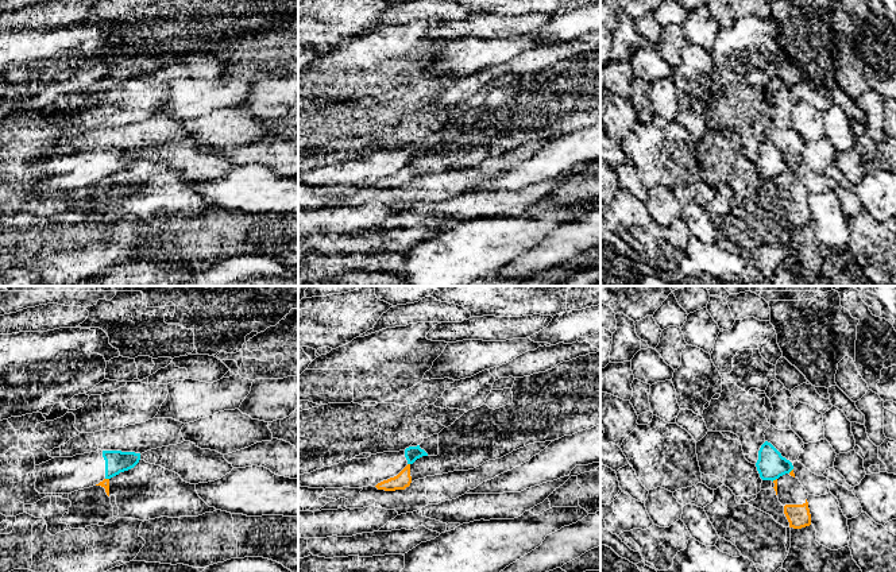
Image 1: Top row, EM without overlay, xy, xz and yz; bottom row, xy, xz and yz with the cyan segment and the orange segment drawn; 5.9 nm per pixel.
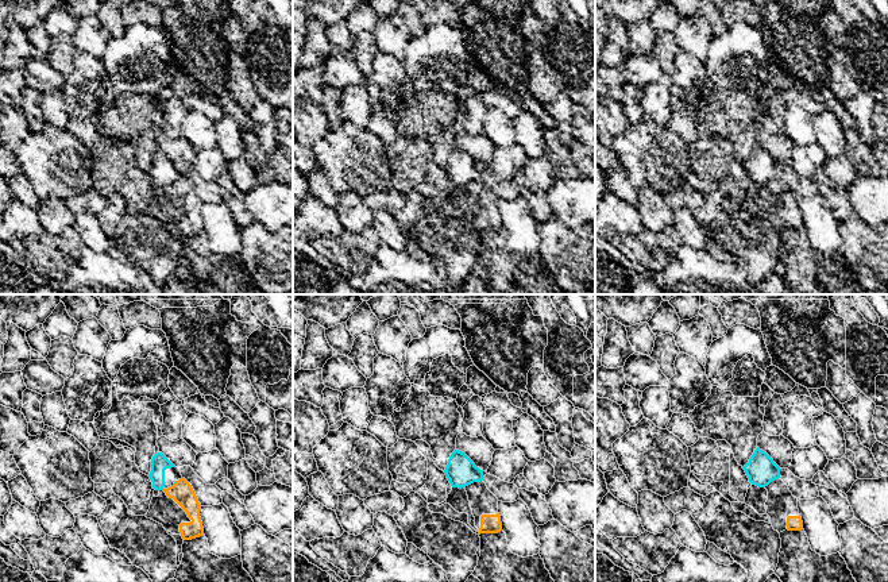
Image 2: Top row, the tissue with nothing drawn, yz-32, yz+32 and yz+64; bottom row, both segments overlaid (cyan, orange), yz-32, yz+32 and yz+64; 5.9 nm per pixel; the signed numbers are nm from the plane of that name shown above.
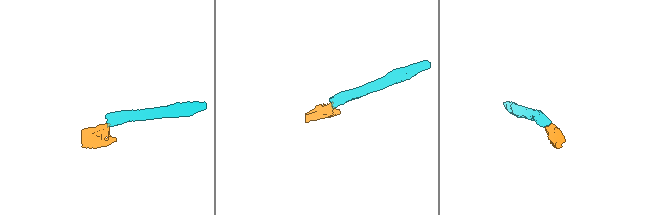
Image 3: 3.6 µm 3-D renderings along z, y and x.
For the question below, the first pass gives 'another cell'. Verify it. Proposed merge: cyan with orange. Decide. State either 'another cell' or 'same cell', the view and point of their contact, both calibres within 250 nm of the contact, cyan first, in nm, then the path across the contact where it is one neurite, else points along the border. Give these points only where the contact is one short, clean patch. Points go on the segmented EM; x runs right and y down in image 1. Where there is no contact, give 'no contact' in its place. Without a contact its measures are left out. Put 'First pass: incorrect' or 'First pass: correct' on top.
First pass: correct
another cell | yz (790, 471) | 170/20 nm | along yz (792, 468), (788, 472)

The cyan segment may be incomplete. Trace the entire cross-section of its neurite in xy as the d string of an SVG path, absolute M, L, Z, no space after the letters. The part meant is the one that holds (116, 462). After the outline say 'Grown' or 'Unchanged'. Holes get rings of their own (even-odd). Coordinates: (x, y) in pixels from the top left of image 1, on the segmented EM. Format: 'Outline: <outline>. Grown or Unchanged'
Outline: M101 449L73 457L54 457L35 465L35 490L39 494L72 494L128 471L139 460L140 453Z. Grown

